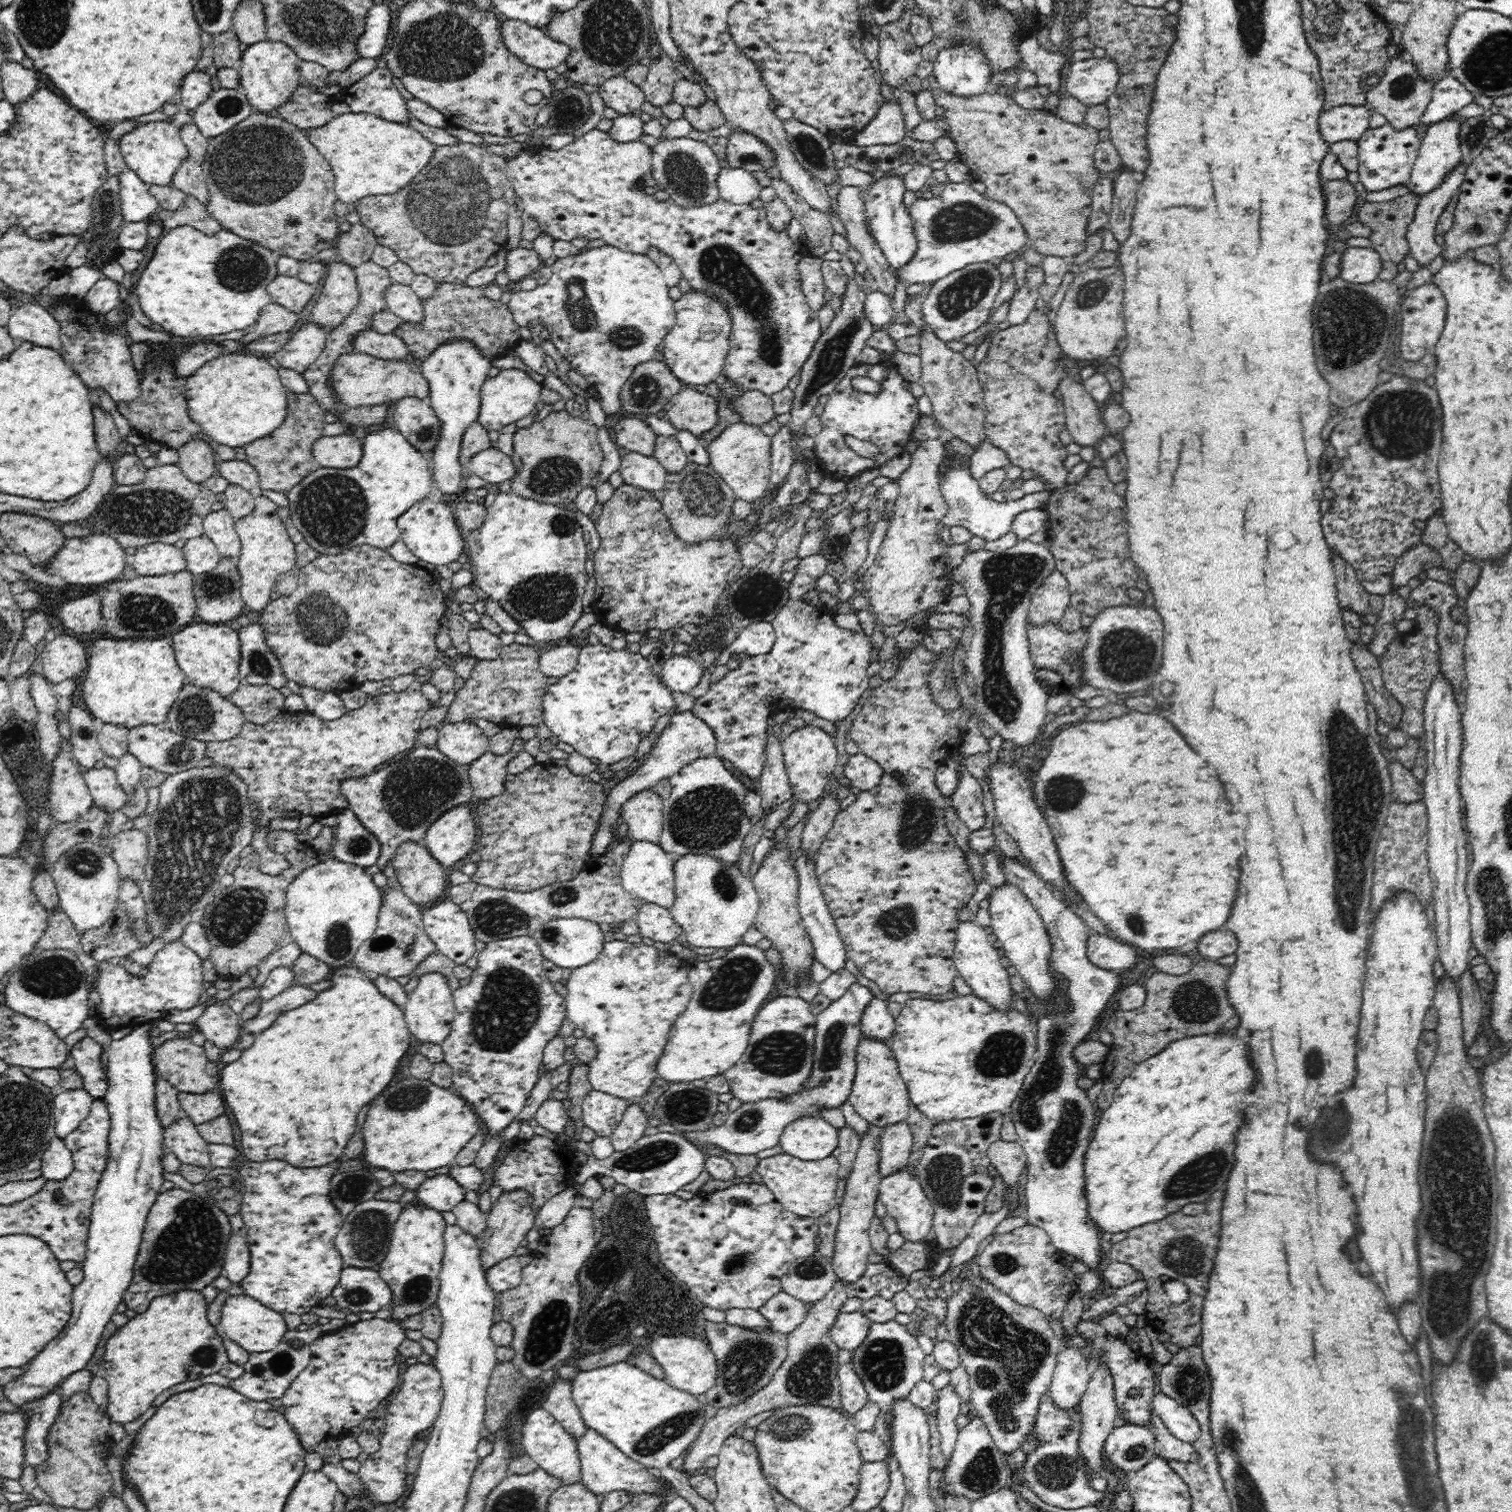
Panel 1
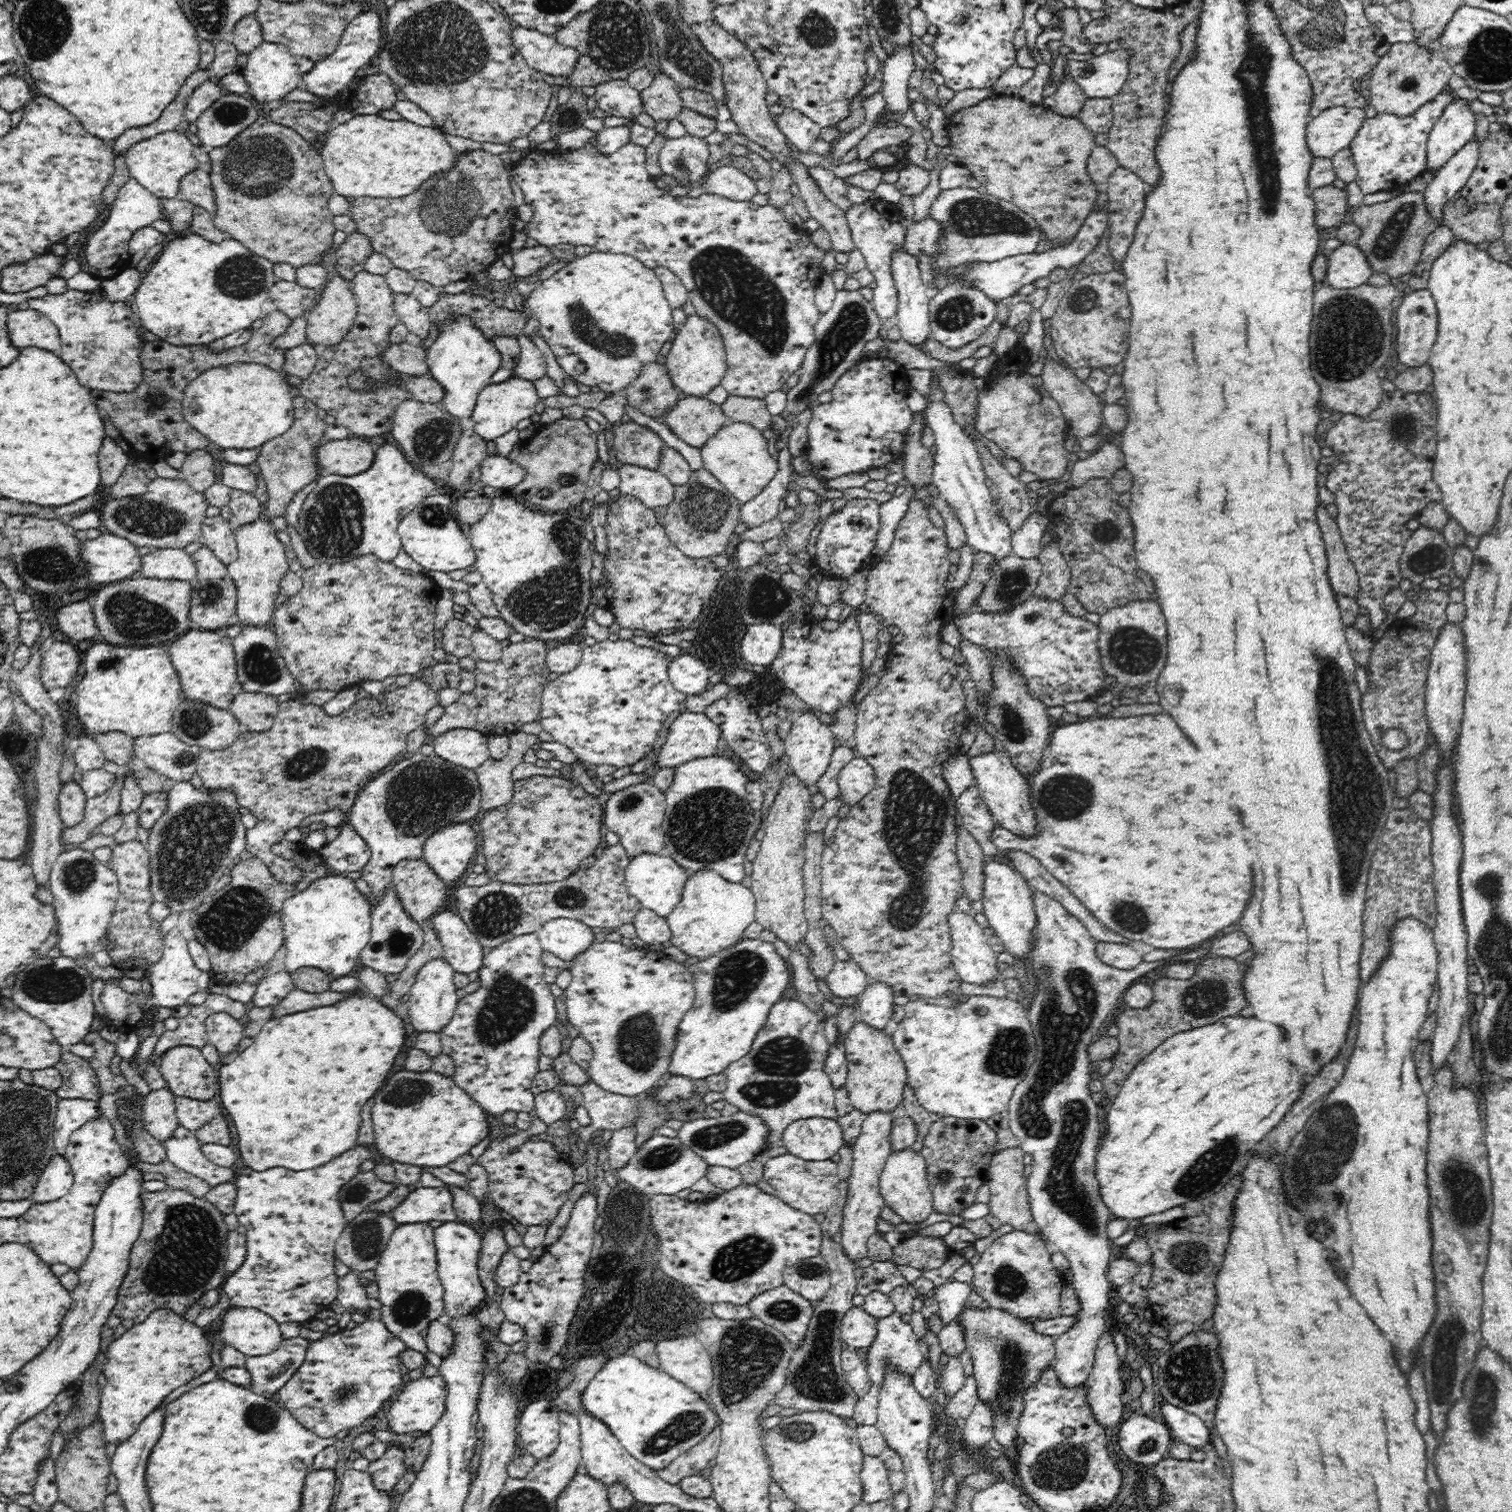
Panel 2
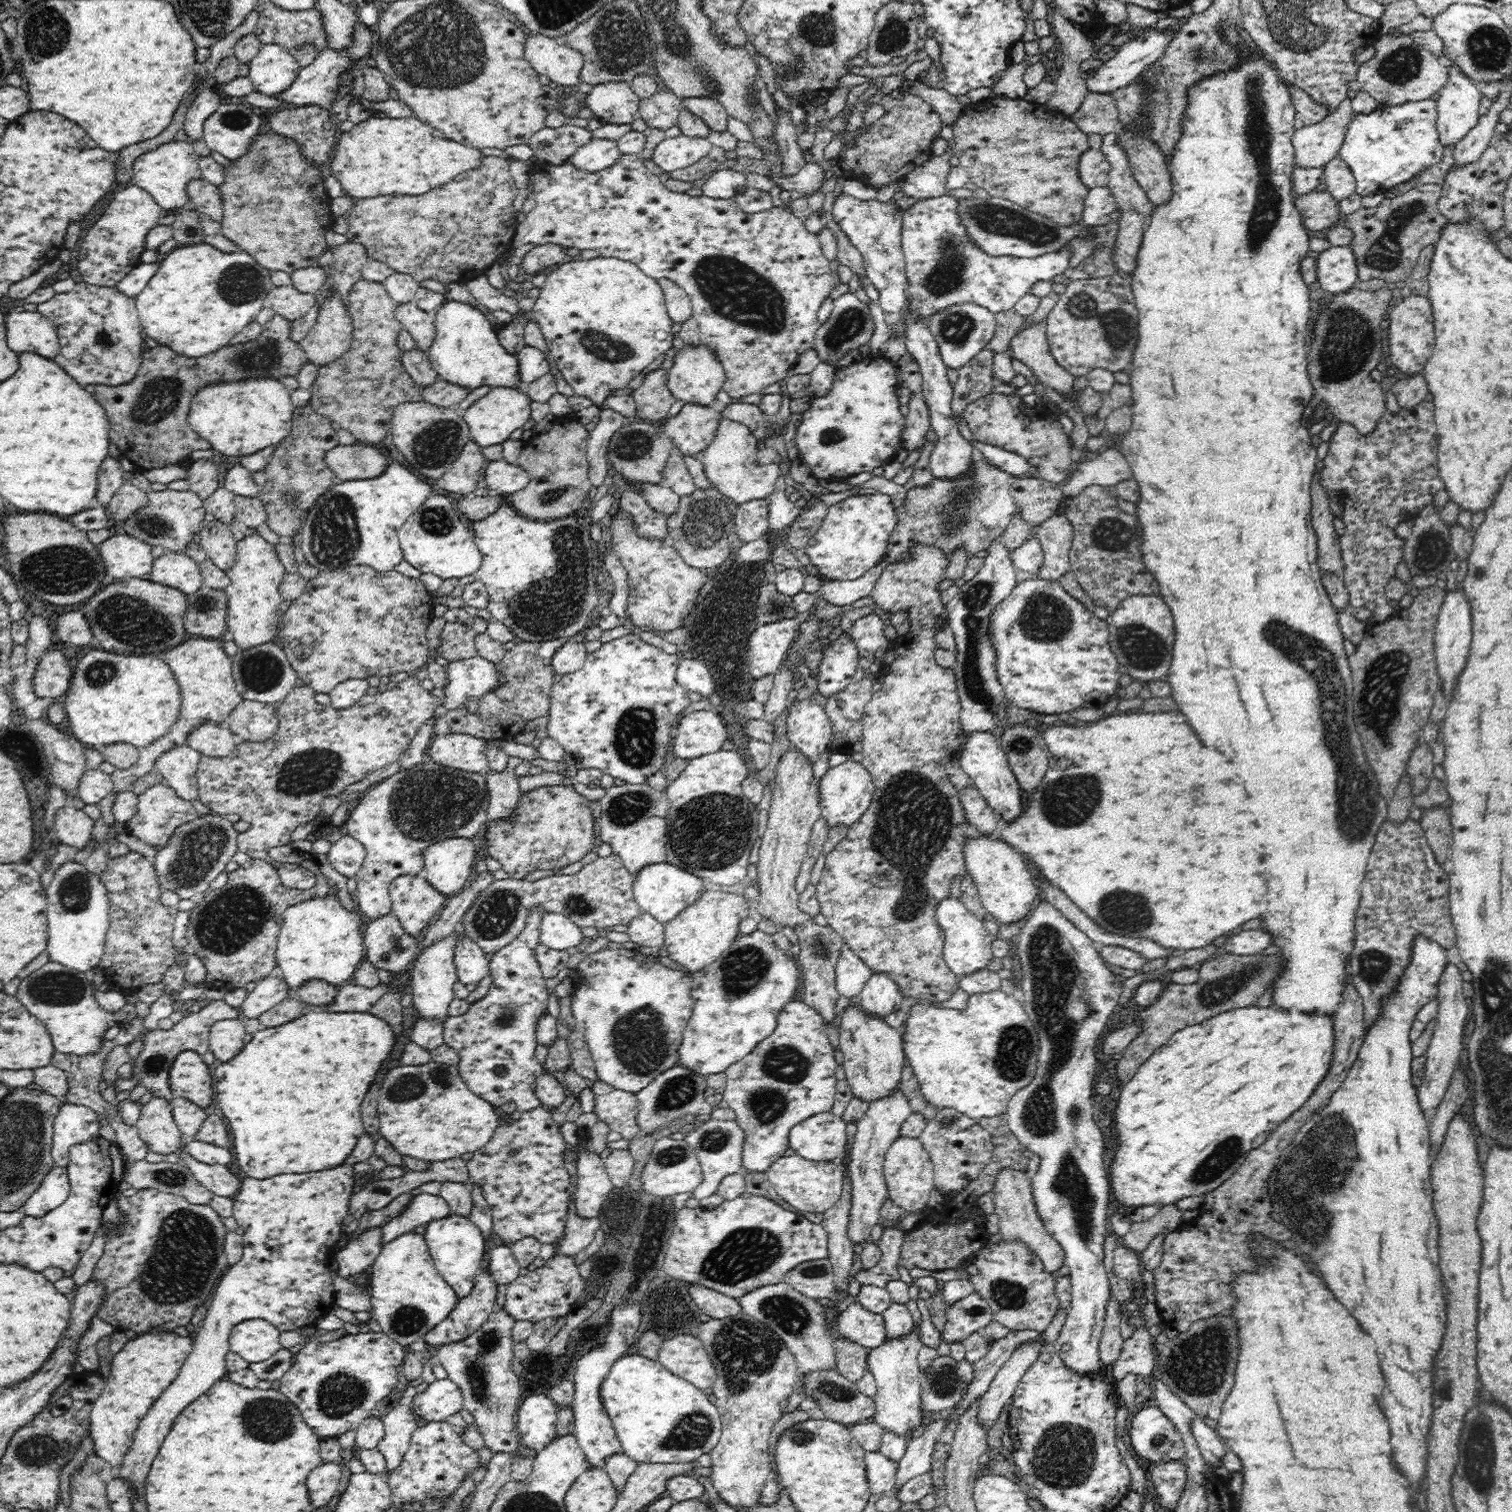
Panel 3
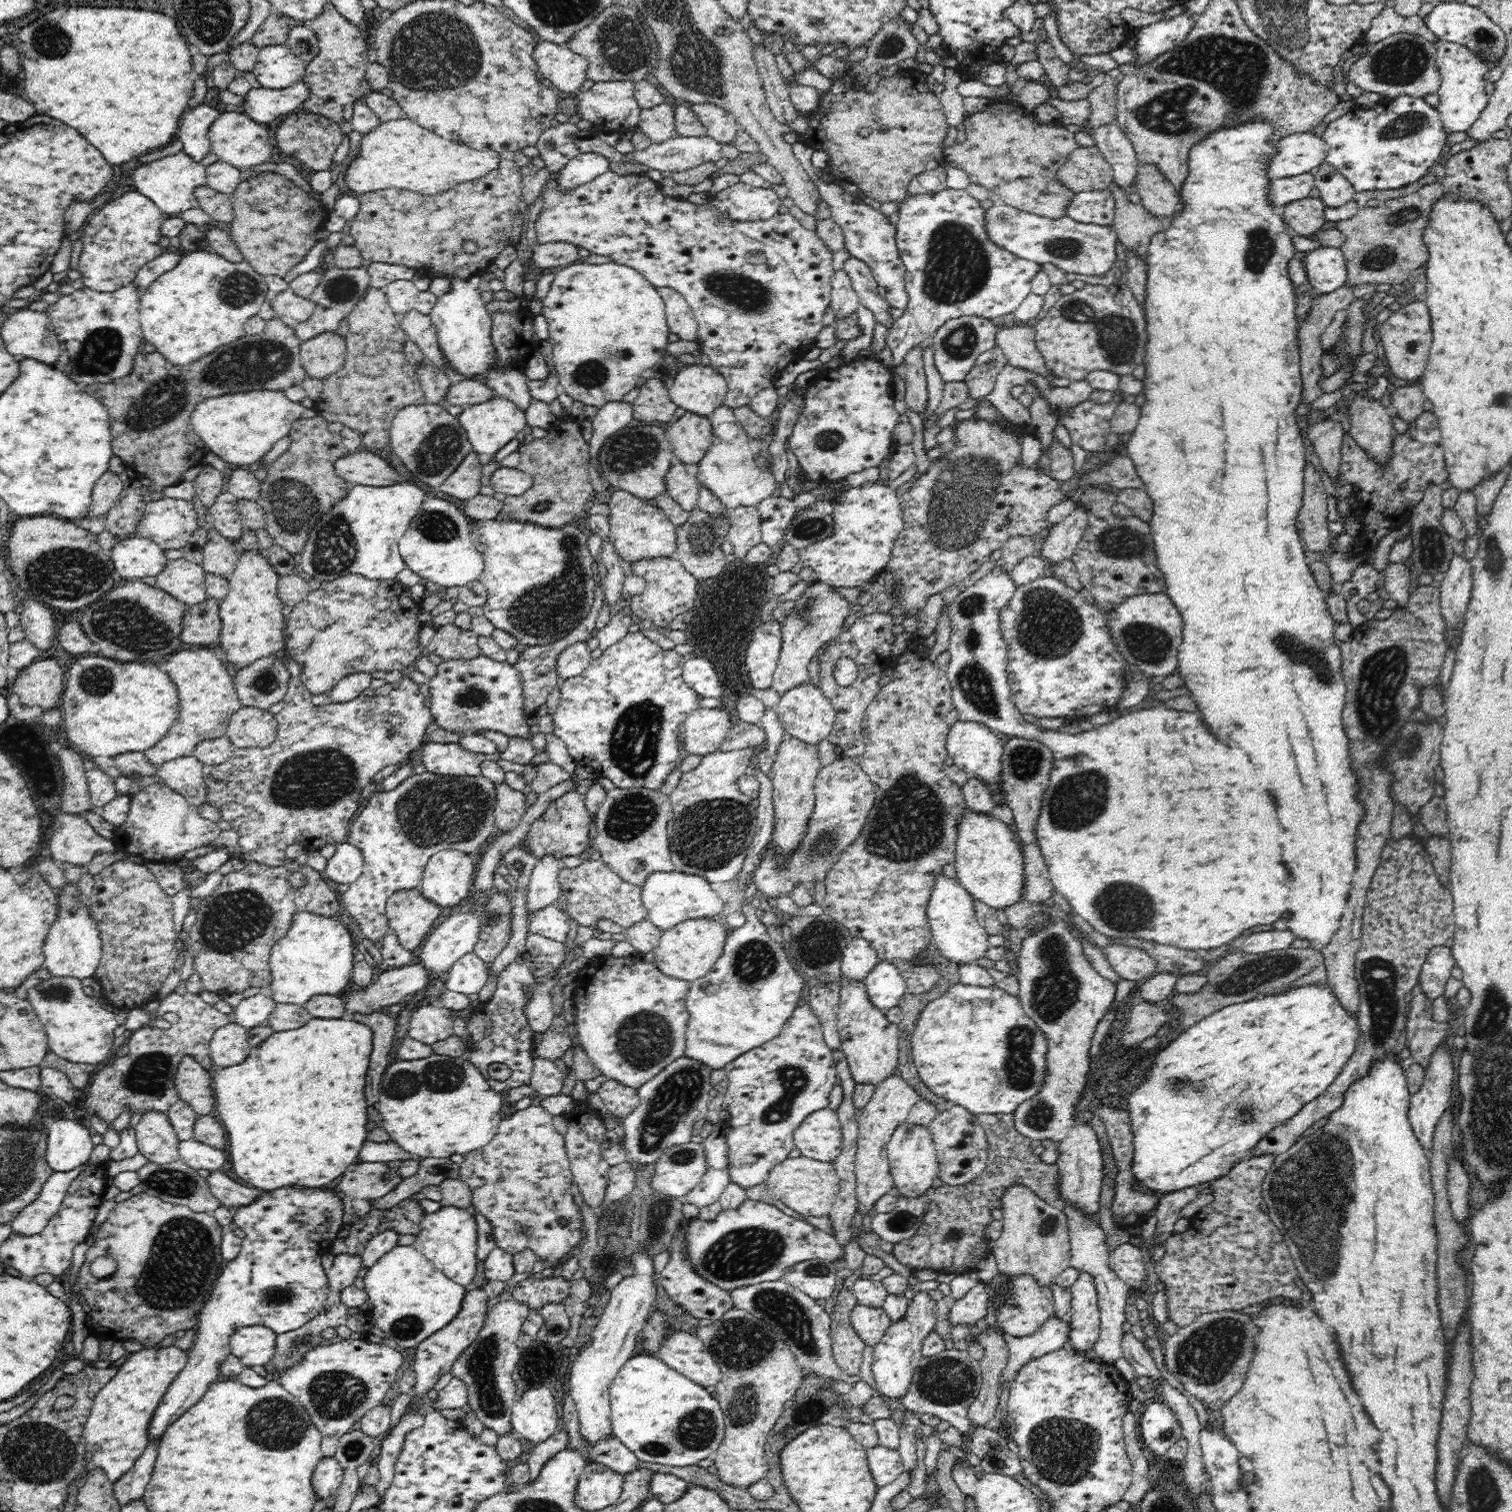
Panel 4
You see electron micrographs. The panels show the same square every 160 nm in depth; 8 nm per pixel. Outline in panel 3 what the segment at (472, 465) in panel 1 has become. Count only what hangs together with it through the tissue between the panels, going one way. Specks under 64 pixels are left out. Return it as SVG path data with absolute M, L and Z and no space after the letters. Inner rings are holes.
M502 459L488 463L485 470L485 481L488 489L496 490L498 493L505 495L516 493L526 488L530 482L530 475L520 465L516 463L510 464Z

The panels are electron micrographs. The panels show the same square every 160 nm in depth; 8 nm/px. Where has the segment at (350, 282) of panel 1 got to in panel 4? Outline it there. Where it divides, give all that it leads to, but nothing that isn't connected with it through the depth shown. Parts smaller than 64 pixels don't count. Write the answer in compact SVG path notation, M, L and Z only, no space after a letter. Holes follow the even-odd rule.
M324 333L303 341L300 358L305 376L322 379L333 375L345 363L346 345L344 337L336 333Z

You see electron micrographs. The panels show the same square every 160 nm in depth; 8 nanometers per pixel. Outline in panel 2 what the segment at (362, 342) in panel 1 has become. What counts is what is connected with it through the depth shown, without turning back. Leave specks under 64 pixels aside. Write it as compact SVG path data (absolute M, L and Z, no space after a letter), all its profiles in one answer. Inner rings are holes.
M409 343L391 344L384 352L383 359L394 370L404 375L429 376L427 351Z

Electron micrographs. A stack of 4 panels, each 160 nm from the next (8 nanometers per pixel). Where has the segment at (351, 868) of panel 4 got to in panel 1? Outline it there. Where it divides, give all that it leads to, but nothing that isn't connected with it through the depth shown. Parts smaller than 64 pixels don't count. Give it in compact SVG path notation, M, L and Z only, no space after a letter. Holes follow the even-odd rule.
M349 808L337 814L337 819L328 856L359 867L374 865L380 856L380 841Z

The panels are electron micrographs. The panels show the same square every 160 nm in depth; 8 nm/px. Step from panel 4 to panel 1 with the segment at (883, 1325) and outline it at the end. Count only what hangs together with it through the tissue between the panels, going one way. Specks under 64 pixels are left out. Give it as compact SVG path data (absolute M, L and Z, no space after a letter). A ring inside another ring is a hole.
M860 1310L842 1312L830 1331L831 1339L844 1350L856 1350L867 1337L871 1320Z

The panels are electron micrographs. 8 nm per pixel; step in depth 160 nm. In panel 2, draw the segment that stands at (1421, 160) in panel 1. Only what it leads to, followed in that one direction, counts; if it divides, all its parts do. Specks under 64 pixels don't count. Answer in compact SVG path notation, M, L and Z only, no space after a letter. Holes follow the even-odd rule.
M1454 98L1450 104L1446 104L1442 116L1436 121L1432 127L1428 139L1428 159L1427 170L1438 170L1446 161L1450 159L1456 152L1460 151L1475 136L1477 127L1474 111L1470 108L1472 100L1464 98Z

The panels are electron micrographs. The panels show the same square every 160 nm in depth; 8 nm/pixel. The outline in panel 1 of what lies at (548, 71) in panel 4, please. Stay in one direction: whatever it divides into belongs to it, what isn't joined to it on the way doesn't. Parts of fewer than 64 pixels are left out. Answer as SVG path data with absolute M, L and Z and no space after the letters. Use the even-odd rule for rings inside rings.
M502 18L502 39L508 50L528 66L547 71L565 63L570 48L553 40L544 29L534 28L520 20Z

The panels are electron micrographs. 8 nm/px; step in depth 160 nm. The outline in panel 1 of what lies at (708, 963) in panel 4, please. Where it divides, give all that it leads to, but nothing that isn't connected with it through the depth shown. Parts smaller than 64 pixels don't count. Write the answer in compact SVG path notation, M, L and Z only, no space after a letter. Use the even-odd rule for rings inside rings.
M687 854L679 857L674 865L675 903L669 908L676 924L682 927L682 936L696 948L726 948L738 946L744 933L753 926L759 909L759 896L753 882L742 876L741 868L726 865L712 856Z

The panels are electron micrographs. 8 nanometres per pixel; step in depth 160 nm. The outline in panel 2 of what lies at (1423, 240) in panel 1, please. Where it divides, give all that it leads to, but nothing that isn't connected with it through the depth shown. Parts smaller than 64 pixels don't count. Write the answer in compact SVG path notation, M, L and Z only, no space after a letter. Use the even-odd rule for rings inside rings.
M1477 136L1468 141L1437 170L1434 180L1423 190L1428 212L1434 218L1442 219L1444 204L1466 184L1476 168L1481 141L1477 140Z

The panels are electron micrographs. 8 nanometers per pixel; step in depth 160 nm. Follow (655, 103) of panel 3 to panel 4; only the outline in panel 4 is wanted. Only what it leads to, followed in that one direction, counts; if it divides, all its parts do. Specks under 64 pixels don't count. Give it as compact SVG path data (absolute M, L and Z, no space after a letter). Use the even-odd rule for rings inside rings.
M662 103L654 108L642 109L637 126L652 142L660 144L671 139L675 131L674 105Z

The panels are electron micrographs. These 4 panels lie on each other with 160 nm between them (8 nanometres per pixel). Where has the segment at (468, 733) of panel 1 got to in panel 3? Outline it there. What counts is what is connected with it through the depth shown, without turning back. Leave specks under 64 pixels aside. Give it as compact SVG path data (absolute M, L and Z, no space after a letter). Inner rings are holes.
M460 733L435 735L426 750L434 763L481 774L488 769L487 752L484 739Z

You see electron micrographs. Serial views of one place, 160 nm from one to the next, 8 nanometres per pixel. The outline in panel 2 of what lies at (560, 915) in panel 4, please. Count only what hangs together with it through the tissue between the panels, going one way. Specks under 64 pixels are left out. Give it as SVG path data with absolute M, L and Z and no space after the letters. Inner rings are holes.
M552 918L544 922L536 933L544 951L565 961L582 954L594 940L589 926L571 918Z

